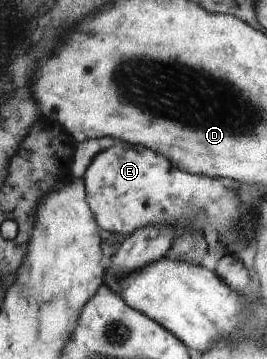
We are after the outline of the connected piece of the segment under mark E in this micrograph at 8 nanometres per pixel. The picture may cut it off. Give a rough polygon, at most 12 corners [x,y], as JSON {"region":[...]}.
{"region":[[121,140],[83,180],[105,232],[148,225],[228,235],[242,216],[218,178]]}

